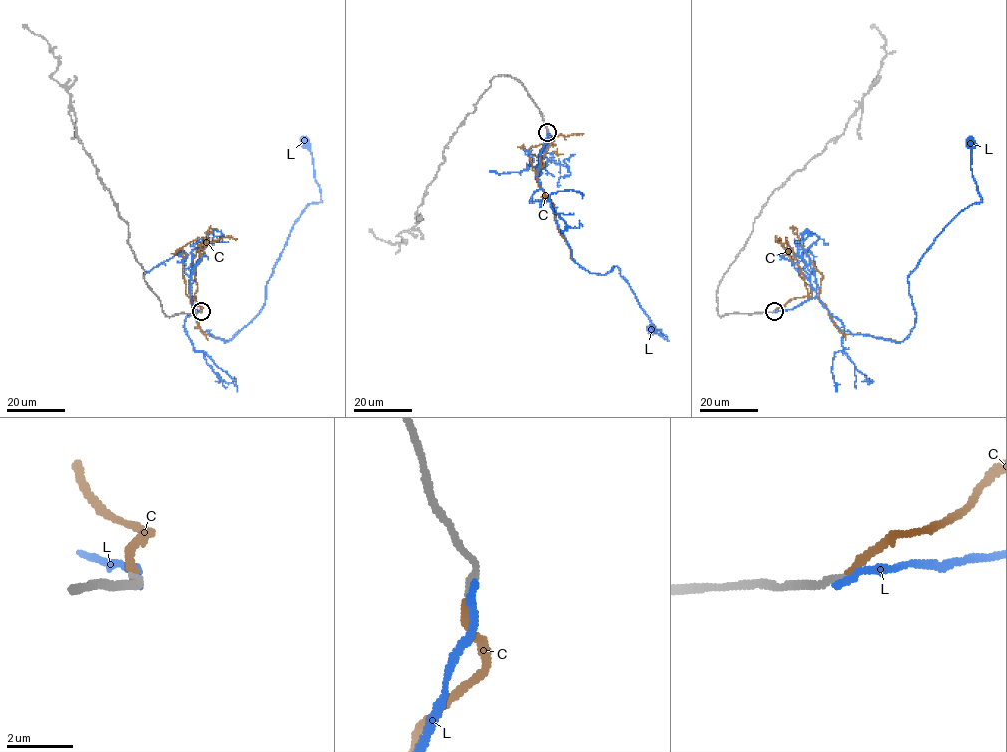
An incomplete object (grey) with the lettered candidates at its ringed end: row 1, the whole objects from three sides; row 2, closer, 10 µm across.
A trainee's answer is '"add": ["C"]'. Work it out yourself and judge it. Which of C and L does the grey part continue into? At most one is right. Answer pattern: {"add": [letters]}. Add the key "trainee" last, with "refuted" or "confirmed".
{"add": ["C"], "trainee": "confirmed"}

